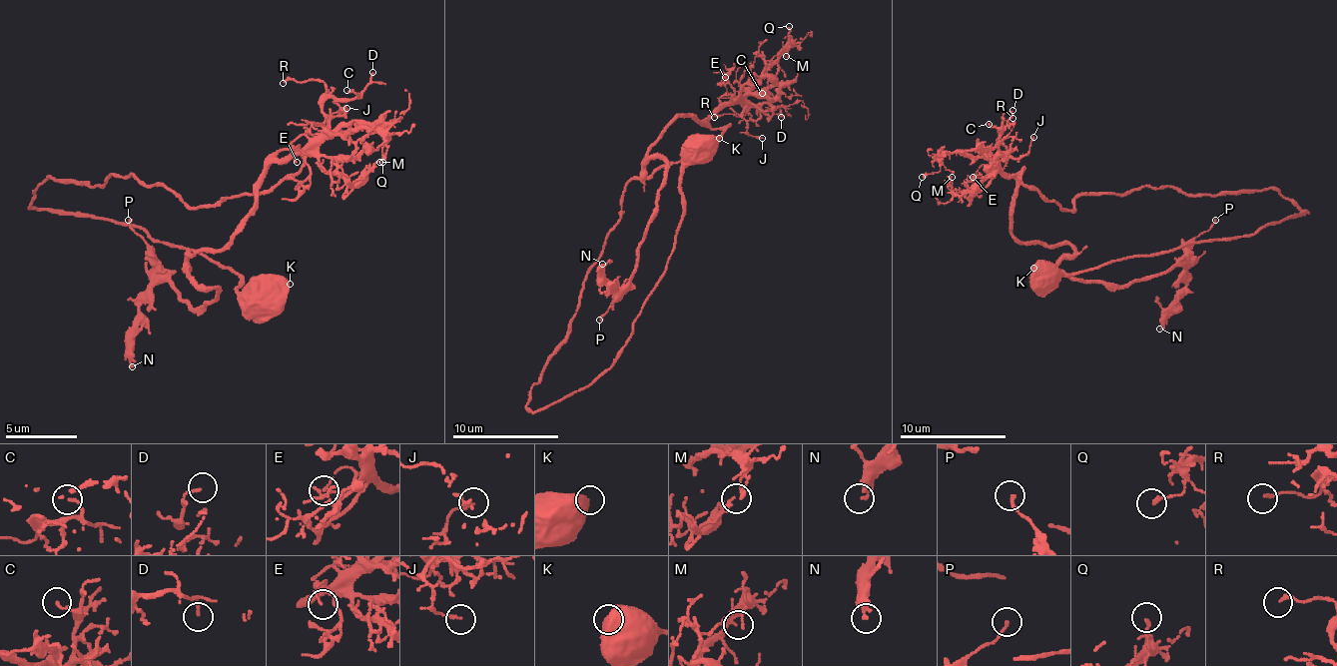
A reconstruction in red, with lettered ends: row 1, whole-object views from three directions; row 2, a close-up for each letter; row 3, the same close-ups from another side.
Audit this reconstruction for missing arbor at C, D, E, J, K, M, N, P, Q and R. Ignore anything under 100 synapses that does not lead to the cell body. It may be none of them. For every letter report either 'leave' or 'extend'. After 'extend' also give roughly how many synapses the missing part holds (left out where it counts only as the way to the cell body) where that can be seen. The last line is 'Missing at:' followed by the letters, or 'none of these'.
C: leave
D: leave
E: leave
J: leave
K: leave
M: leave
N: leave
P: leave
Q: leave
R: leave
Missing at: none of these

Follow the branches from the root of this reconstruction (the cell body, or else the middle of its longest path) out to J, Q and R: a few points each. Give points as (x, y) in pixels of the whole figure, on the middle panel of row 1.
J: (620, 216), (634, 178), (687, 160), (730, 125), (709, 122), (725, 106), (743, 104), (746, 130), (762, 138)
Q: (620, 216), (620, 194), (634, 178), (687, 160), (730, 125), (709, 120), (791, 45), (789, 26)
R: (620, 216), (620, 194), (634, 178), (706, 149), (730, 125), (709, 120), (749, 104), (738, 117), (714, 117)

